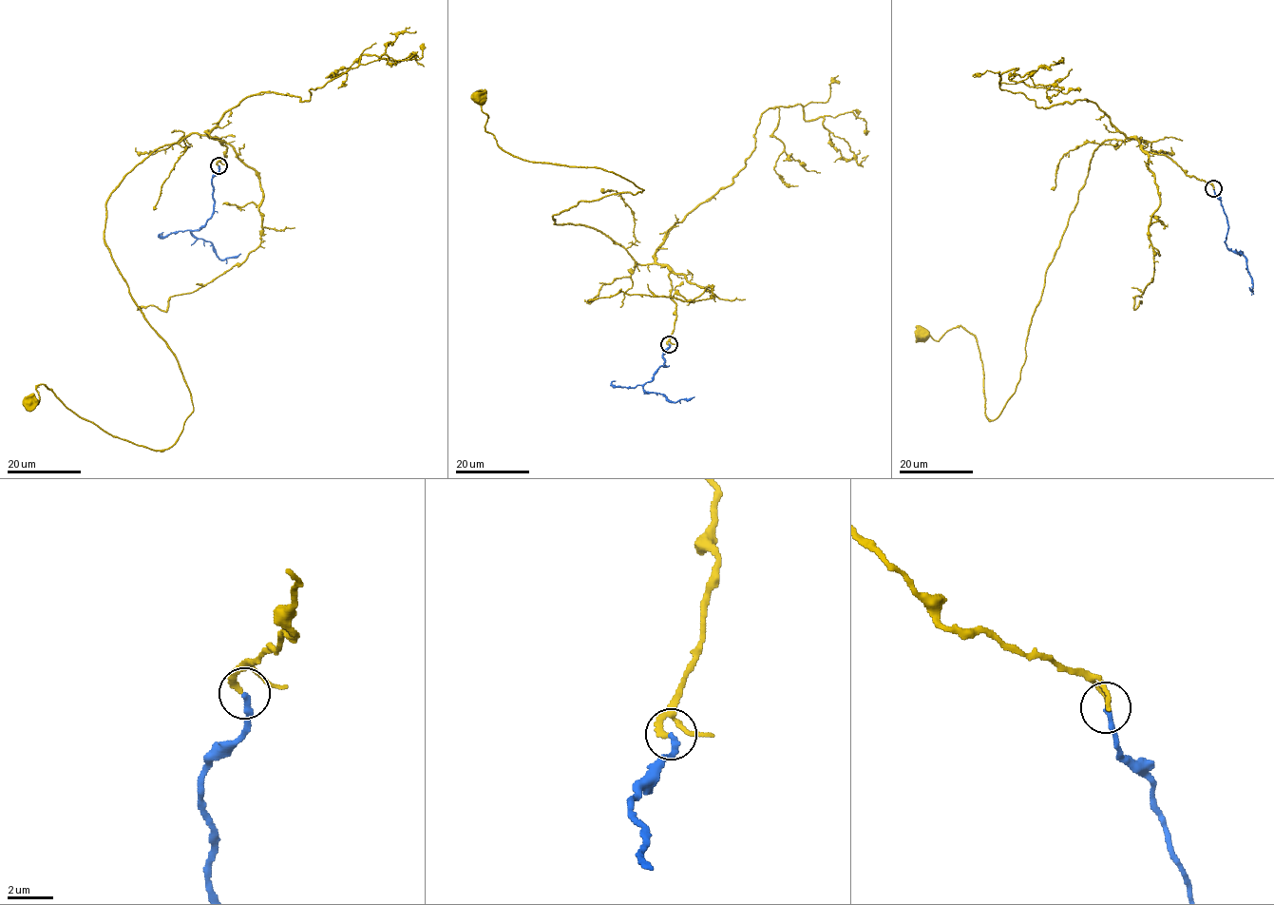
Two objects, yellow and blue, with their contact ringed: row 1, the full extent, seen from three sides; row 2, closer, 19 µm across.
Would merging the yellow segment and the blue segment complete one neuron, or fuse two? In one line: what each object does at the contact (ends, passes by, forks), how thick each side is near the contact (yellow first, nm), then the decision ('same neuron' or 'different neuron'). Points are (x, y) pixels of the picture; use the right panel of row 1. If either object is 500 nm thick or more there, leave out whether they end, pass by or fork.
yellow ends there; blue ends there; 240 nm thick on the yellow side, 220 nm on the other; same neuron

